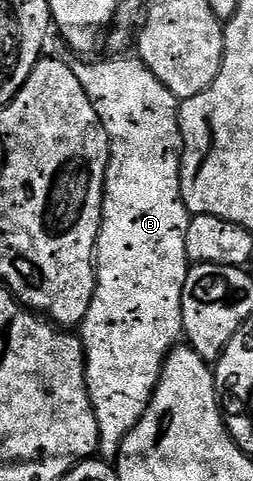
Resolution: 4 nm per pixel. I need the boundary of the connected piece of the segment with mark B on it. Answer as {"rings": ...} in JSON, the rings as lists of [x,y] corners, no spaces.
{"rings":[[[54,21],[46,28],[41,57],[67,64],[102,120],[110,144],[108,175],[104,181],[104,211],[96,241],[94,300],[90,300],[90,312],[86,312],[78,327],[78,337],[84,343],[86,384],[98,420],[98,454],[101,459],[112,460],[119,452],[122,440],[126,440],[138,420],[142,420],[160,383],[164,359],[184,333],[182,288],[190,265],[186,256],[186,228],[190,215],[180,191],[180,100],[139,57],[118,56],[116,60],[94,63],[94,60],[85,60],[73,53]]]}

